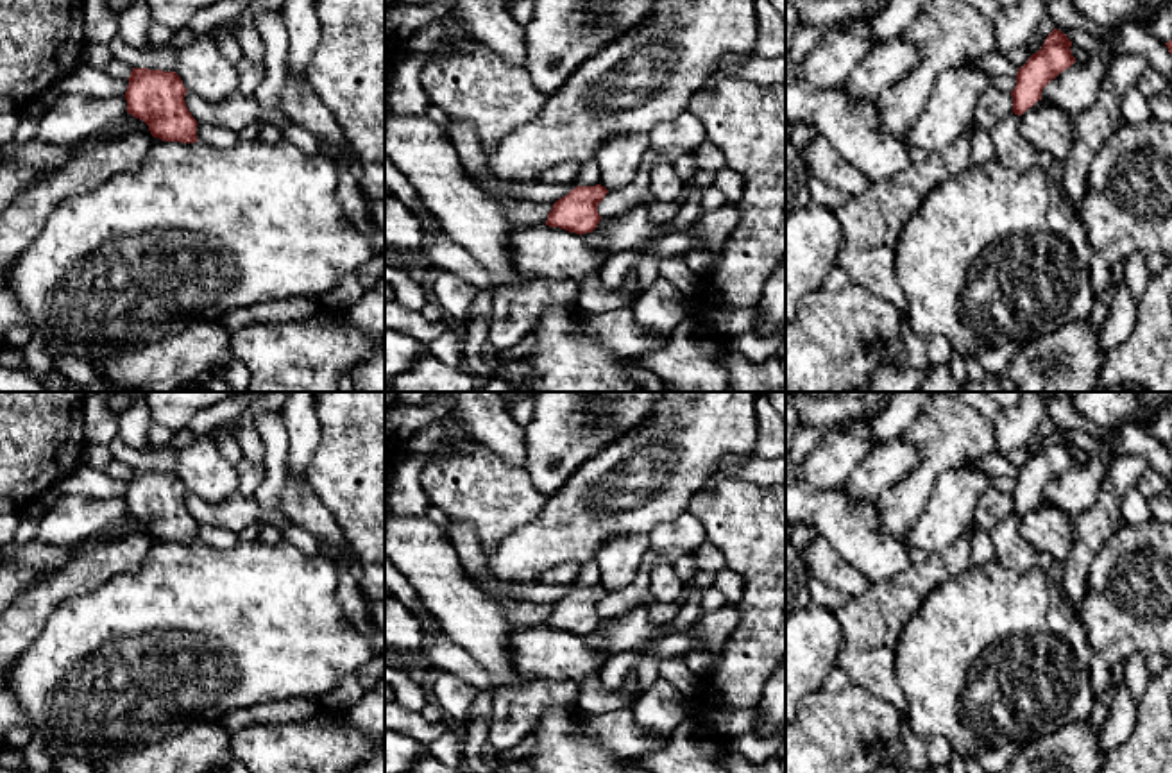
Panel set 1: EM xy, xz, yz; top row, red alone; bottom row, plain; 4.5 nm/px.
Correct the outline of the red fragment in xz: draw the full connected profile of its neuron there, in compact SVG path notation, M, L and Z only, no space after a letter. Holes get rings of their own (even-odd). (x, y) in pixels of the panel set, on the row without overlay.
M601 585L576 587L553 605L546 626L560 628L576 635L592 633L601 621L598 605L607 594L608 590Z

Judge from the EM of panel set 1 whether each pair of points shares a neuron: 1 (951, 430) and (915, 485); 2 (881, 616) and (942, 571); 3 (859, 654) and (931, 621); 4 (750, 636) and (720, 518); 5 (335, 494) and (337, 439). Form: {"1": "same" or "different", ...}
{"1": "same", "2": "same", "3": "different", "4": "same", "5": "same"}

